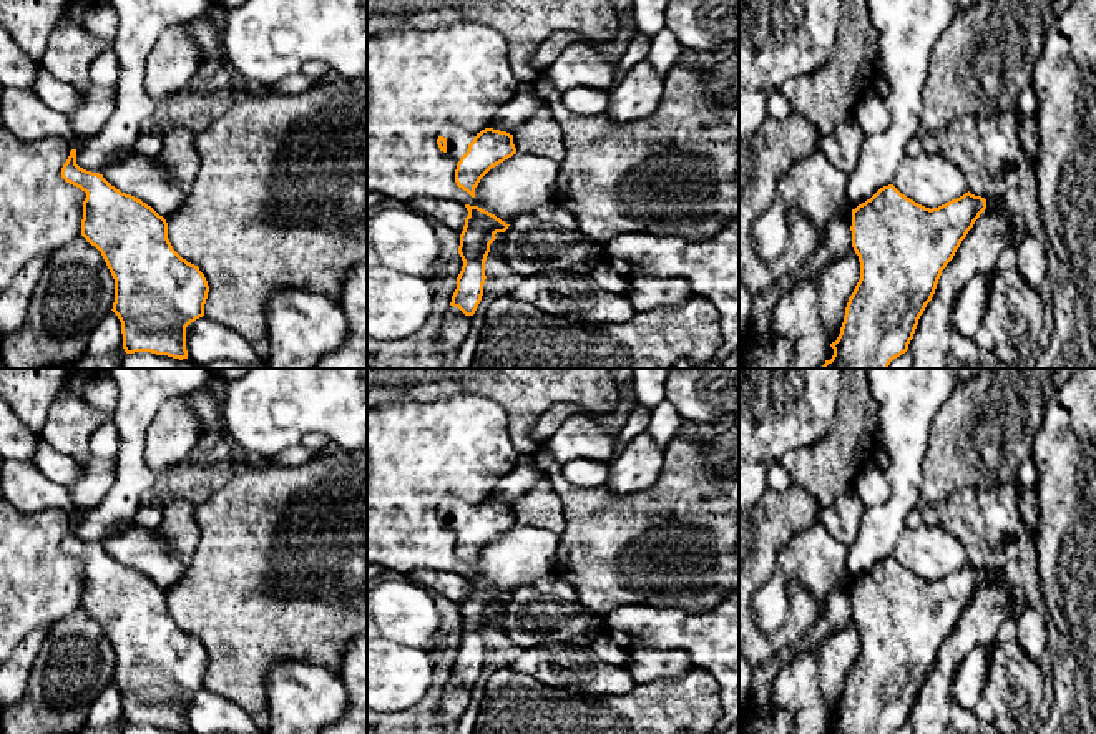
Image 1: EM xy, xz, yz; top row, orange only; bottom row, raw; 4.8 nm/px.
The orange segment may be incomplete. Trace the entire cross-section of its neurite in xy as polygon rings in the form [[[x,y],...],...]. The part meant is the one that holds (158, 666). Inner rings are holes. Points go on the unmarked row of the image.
[[[76,521],[70,523],[61,550],[86,565],[81,608],[101,624],[115,651],[111,683],[121,694],[125,724],[188,731],[186,699],[204,688],[209,658],[199,639],[173,621],[166,591],[141,571],[111,558],[103,546],[80,540]]]

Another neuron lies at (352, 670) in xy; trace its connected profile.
[[[367,631],[352,639],[337,674],[345,684],[349,704],[345,714],[319,734],[367,734]]]

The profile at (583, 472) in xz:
[[[576,458],[563,465],[563,477],[578,487],[596,488],[608,482],[609,463],[591,458]]]

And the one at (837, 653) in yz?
[[[854,619],[825,638],[817,653],[819,689],[829,714],[835,714],[845,688],[849,669],[860,651],[860,634]]]

